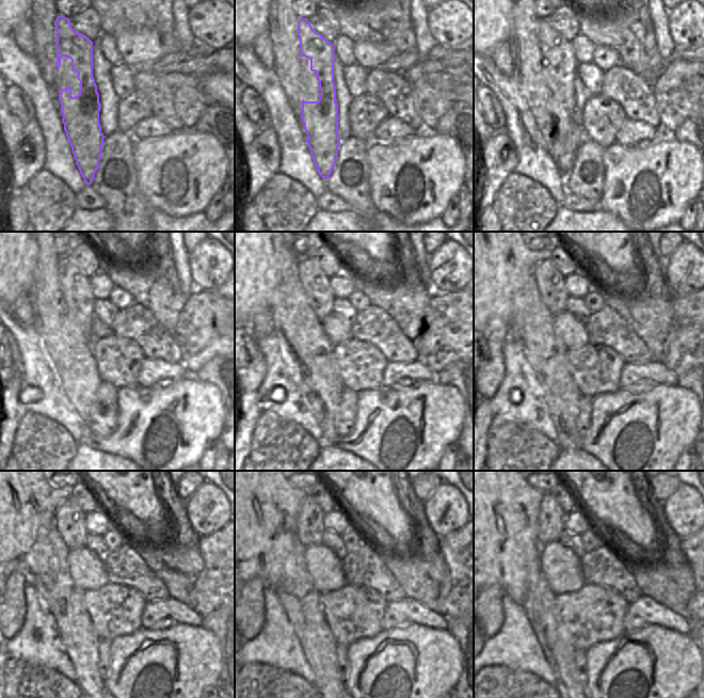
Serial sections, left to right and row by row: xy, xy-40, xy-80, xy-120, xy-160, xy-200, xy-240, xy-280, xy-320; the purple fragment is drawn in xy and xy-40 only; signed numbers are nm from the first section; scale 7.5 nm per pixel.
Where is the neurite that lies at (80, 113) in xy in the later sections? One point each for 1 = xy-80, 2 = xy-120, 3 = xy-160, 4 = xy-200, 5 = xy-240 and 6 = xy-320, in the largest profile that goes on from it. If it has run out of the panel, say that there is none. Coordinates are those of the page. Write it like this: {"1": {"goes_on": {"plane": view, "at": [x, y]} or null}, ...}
{"1": {"goes_on": {"plane": "xy-80", "at": [559, 51]}}, "2": {"goes_on": {"plane": "xy-120", "at": [76, 286]}}, "3": {"goes_on": {"plane": "xy-160", "at": [316, 284]}}, "4": {"goes_on": {"plane": "xy-200", "at": [550, 282]}}, "5": {"goes_on": {"plane": "xy-240", "at": [69, 519]}}, "6": {"goes_on": {"plane": "xy-320", "at": [552, 517]}}}

